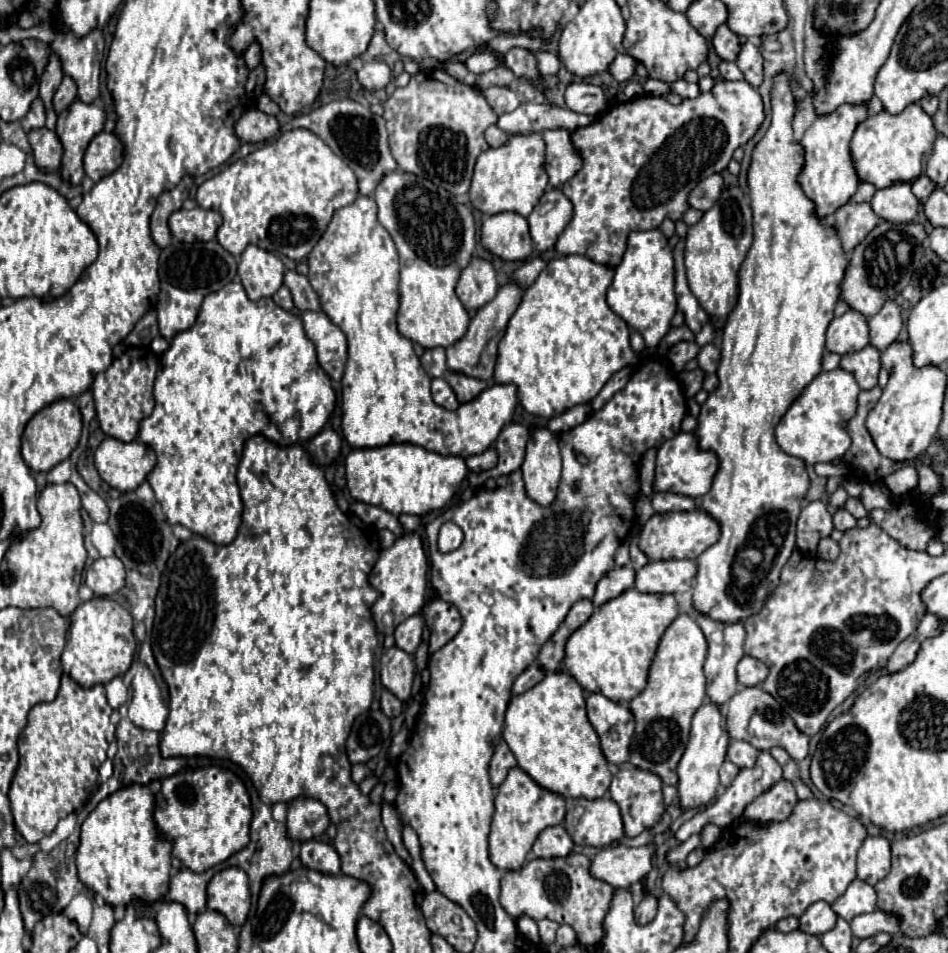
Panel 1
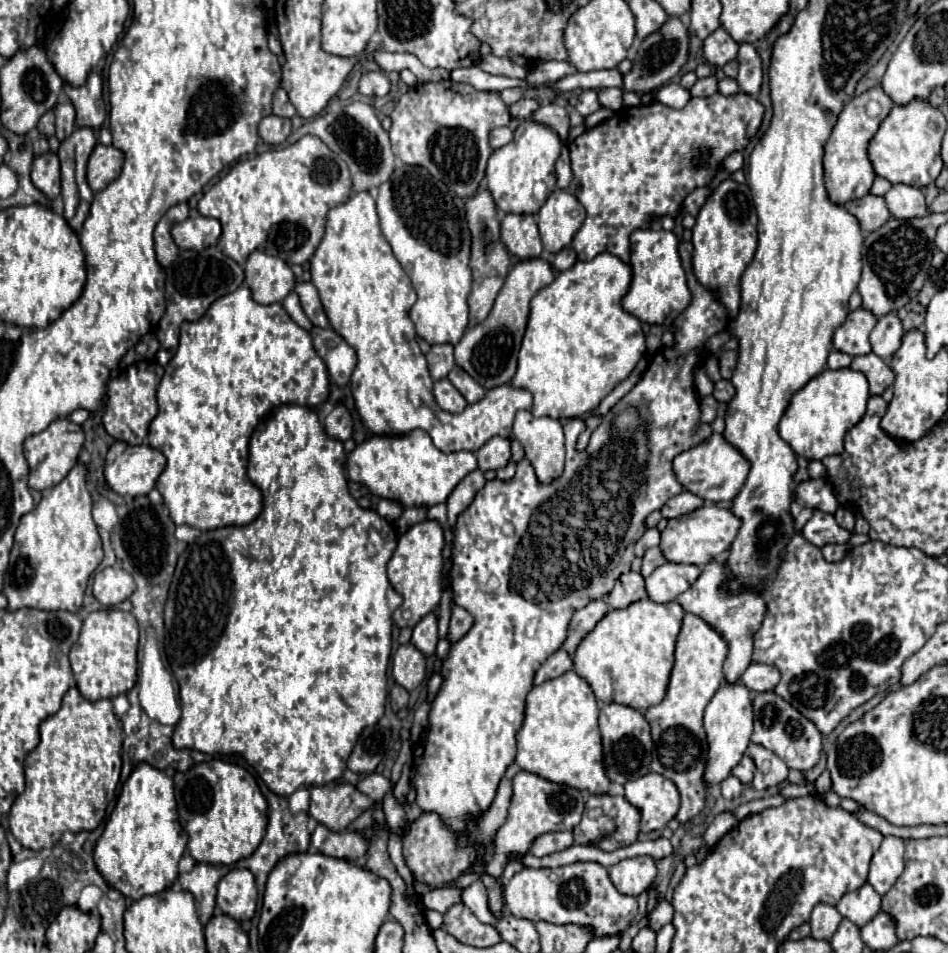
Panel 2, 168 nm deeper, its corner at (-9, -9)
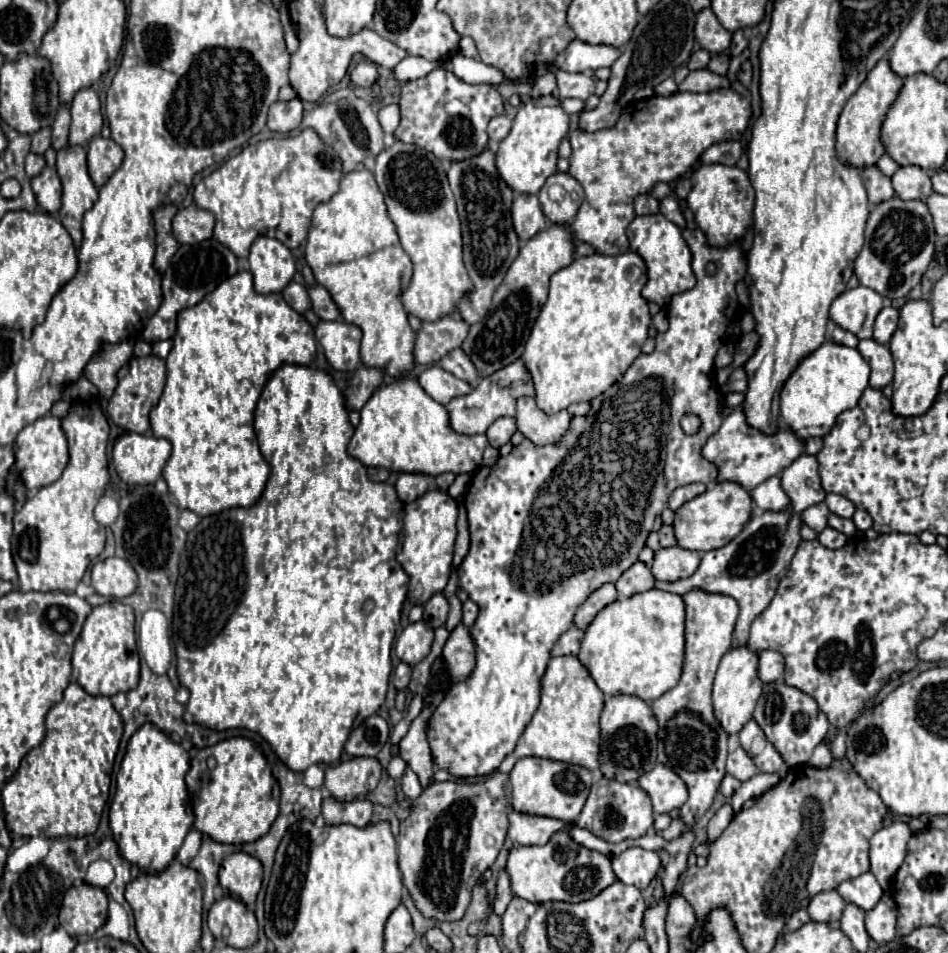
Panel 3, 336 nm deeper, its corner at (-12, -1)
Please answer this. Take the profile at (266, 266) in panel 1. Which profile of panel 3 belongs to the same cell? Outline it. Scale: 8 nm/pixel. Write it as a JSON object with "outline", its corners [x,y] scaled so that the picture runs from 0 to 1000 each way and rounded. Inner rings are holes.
{"outline":[[[274,247],[262,268],[264,284],[268,291],[268,303],[272,307],[297,305],[310,291],[310,270],[306,261],[293,251]]]}

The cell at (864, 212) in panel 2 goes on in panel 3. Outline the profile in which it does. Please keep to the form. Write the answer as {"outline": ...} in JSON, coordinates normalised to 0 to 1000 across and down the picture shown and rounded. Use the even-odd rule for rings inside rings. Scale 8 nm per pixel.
{"outline":[[[924,173],[911,175],[909,177],[909,188],[911,188],[911,196],[916,200],[916,211],[920,215],[930,213],[935,209],[941,209],[943,205],[943,196],[939,192],[939,186],[930,184],[930,179],[926,179]]]}

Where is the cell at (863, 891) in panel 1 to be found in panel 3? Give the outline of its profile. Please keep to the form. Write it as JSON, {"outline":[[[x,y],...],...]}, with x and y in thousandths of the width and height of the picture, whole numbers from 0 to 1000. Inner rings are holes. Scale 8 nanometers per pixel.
{"outline":[[[909,916],[907,920],[890,924],[882,933],[884,939],[886,939],[886,933],[888,933],[888,943],[892,948],[901,948],[901,950],[909,952],[911,956],[918,956],[930,941],[930,931],[926,929],[926,924],[922,922],[920,916]]]}

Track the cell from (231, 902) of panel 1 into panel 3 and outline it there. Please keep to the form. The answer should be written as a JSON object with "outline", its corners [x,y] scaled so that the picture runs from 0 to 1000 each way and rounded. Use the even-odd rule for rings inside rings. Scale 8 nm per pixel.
{"outline":[[[257,893],[241,897],[231,911],[231,930],[236,939],[255,943],[259,950],[268,950],[270,939],[276,931],[278,910],[268,897]]]}

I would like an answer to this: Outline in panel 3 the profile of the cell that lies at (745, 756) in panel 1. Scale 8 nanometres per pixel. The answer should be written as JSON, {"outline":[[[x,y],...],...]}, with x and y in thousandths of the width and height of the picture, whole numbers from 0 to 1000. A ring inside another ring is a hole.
{"outline":[[[776,773],[770,775],[770,790],[768,790],[766,809],[768,809],[768,813],[774,813],[778,820],[789,820],[791,815],[802,811],[800,805],[795,803],[795,799],[789,794],[789,790],[781,784]]]}

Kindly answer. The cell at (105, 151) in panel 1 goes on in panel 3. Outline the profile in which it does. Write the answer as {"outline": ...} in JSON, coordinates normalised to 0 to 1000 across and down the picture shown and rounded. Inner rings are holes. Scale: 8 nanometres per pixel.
{"outline":[[[99,144],[91,154],[91,163],[93,163],[93,182],[99,194],[108,196],[112,194],[116,184],[127,175],[131,158],[118,146]]]}

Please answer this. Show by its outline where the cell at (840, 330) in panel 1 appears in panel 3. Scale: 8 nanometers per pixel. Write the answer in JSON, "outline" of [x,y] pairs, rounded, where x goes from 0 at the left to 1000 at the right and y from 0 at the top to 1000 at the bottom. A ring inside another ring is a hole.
{"outline":[[[916,301],[892,303],[878,316],[876,335],[888,345],[899,347],[905,356],[920,354],[920,341],[928,324],[932,322],[932,312]]]}

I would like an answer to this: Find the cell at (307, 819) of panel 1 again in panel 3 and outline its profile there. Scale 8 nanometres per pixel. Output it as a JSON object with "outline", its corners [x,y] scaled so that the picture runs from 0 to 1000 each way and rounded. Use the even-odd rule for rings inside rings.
{"outline":[[[378,794],[359,799],[357,803],[348,803],[344,807],[342,824],[348,828],[352,838],[371,841],[376,836],[386,836],[397,828],[403,813],[401,799]]]}

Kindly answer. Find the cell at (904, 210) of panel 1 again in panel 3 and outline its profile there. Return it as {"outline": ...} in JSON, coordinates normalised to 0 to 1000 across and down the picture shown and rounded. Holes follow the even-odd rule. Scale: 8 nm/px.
{"outline":[[[956,173],[941,184],[941,194],[949,209],[970,209],[975,211],[983,203],[983,192],[973,175]]]}

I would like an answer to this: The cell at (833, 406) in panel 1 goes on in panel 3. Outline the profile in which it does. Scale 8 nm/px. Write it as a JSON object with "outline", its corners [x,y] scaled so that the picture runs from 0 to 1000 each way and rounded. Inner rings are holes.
{"outline":[[[871,356],[861,368],[842,381],[823,410],[823,433],[827,446],[848,463],[852,459],[869,459],[878,450],[882,438],[905,423],[909,410],[916,406],[916,396],[918,383],[909,377],[905,366]]]}

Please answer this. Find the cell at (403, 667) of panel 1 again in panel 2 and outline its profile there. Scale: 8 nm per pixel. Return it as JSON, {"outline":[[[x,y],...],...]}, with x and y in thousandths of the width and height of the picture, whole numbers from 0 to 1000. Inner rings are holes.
{"outline":[[[434,675],[423,677],[415,692],[412,692],[412,700],[415,700],[415,710],[417,715],[427,721],[431,727],[436,723],[440,723],[444,719],[444,715],[448,712],[448,687],[444,683],[440,683]]]}

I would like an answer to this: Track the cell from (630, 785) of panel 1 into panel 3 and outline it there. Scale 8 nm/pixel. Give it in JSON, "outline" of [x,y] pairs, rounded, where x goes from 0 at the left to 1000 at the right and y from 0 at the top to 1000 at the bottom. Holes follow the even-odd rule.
{"outline":[[[698,801],[677,813],[673,822],[686,834],[692,853],[707,853],[711,849],[717,849],[726,838],[722,820]]]}

